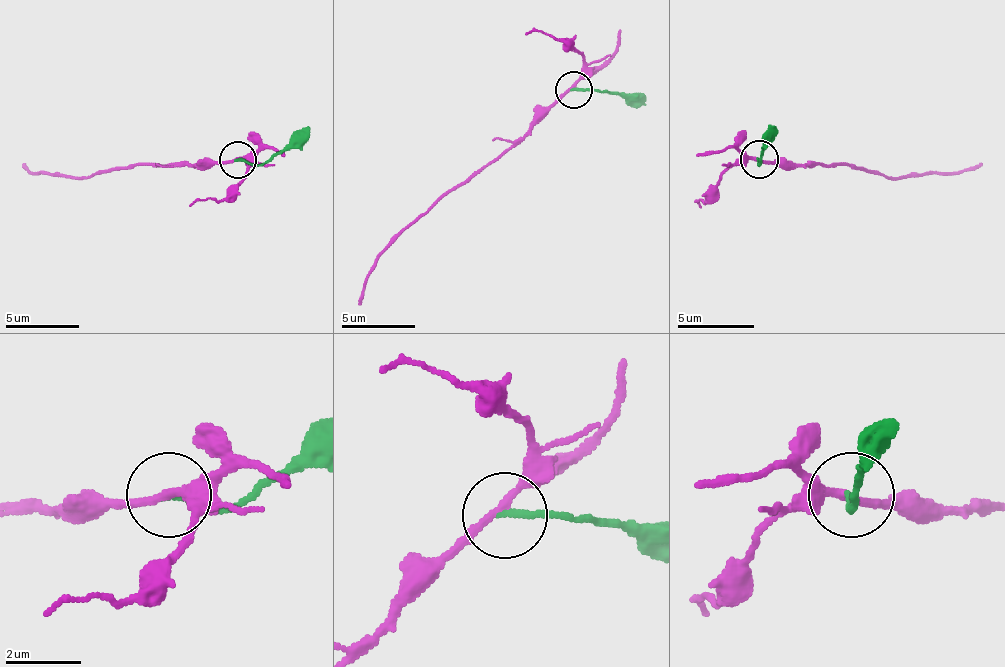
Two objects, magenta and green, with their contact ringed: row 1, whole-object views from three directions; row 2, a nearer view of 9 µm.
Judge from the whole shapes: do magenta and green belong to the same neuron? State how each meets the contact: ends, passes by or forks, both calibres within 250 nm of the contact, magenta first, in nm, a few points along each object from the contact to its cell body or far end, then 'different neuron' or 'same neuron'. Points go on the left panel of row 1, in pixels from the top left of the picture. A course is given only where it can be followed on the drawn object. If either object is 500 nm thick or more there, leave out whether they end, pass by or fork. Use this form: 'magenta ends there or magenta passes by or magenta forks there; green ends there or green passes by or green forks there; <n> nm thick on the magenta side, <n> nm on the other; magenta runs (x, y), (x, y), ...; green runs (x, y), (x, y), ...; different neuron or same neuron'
magenta passes by; green ends there; 200 nm thick on the magenta side, 180 nm on the other; magenta runs (235, 158), (172, 166), (117, 166), (87, 177), (32, 173), (24, 162); green runs (238, 158), (264, 166), (309, 125); same neuron

